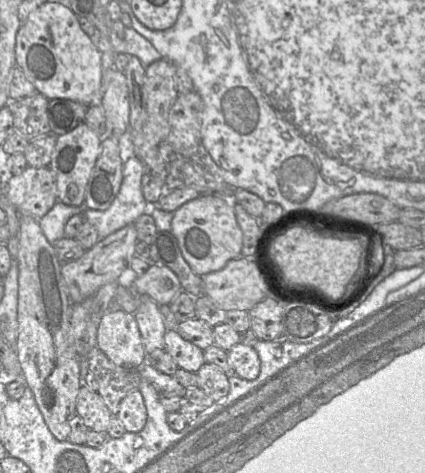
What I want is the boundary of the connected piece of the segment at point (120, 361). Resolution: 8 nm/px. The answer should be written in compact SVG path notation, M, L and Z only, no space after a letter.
M111 309L101 318L97 347L114 364L138 369L147 360L138 324L133 314Z

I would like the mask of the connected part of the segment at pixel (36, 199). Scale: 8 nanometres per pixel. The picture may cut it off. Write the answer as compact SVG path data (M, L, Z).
M28 167L21 174L6 178L5 196L21 216L43 217L58 201L56 181L48 167Z

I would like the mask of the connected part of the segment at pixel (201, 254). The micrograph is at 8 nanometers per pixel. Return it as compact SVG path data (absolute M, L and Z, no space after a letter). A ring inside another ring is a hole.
M202 194L173 212L170 232L177 239L184 259L199 276L220 270L230 260L241 256L243 234L236 220L233 201L219 194Z

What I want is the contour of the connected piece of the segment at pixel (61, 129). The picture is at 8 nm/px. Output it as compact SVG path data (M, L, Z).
M49 99L47 115L51 133L66 134L83 124L88 106L68 99Z

